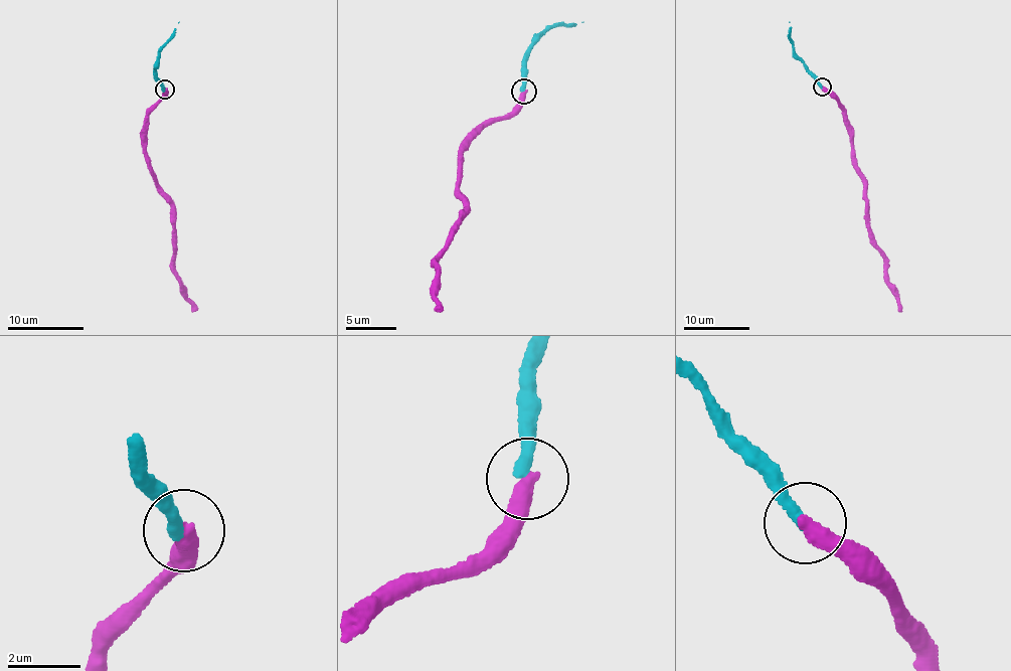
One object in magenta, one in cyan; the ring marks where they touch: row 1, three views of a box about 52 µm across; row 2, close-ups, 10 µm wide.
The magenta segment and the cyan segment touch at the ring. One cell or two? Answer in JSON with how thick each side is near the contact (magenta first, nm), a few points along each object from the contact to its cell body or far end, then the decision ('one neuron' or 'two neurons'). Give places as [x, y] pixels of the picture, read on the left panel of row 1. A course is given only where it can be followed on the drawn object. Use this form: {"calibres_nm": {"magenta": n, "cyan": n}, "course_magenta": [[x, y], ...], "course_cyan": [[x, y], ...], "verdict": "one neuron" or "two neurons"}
{"calibres_nm": {"magenta": 480, "cyan": 340}, "course_magenta": [[165, 89], [167, 95], [149, 115], [145, 161], [154, 184], [172, 207], [173, 273], [182, 297], [195, 311]], "course_cyan": [[165, 90], [155, 65], [159, 62], [161, 45], [179, 22]], "verdict": "one neuron"}

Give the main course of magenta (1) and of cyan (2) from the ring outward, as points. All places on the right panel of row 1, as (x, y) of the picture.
1: (822, 87), (843, 111), (854, 169), (868, 206), (870, 240), (884, 259), (887, 284), (899, 312)
2: (821, 87), (801, 57), (795, 53), (790, 22)

